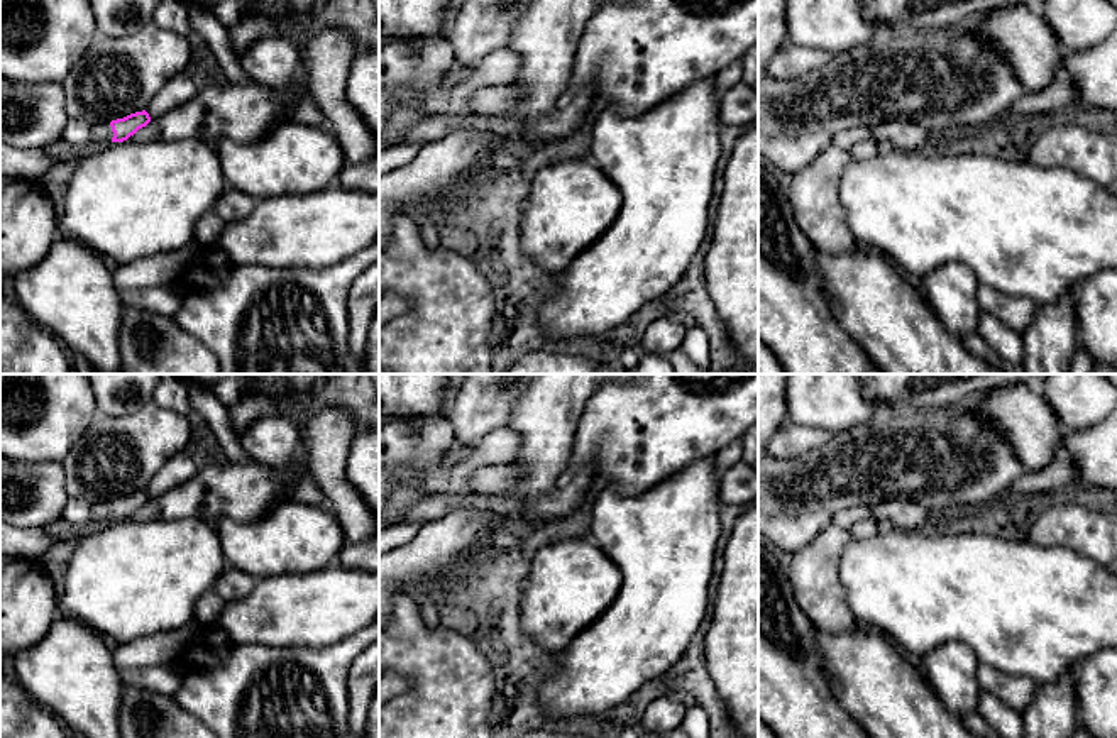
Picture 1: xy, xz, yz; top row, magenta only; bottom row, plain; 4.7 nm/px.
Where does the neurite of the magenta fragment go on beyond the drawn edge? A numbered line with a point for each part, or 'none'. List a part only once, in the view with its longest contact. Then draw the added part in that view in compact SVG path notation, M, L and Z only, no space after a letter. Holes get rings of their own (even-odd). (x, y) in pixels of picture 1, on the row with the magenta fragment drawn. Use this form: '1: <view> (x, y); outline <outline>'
1: xy (102, 132); outline M110 122L93 125L91 137L93 140L112 142L113 132Z

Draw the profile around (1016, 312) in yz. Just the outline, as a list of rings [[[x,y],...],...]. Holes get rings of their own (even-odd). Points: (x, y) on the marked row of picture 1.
[[[978,286],[980,310],[1002,320],[1015,333],[1022,335],[1036,315],[1037,303],[1027,296],[1005,295],[992,286]]]

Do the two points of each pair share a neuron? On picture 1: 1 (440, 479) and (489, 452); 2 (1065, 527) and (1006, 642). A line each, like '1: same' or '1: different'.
1: different
2: different

